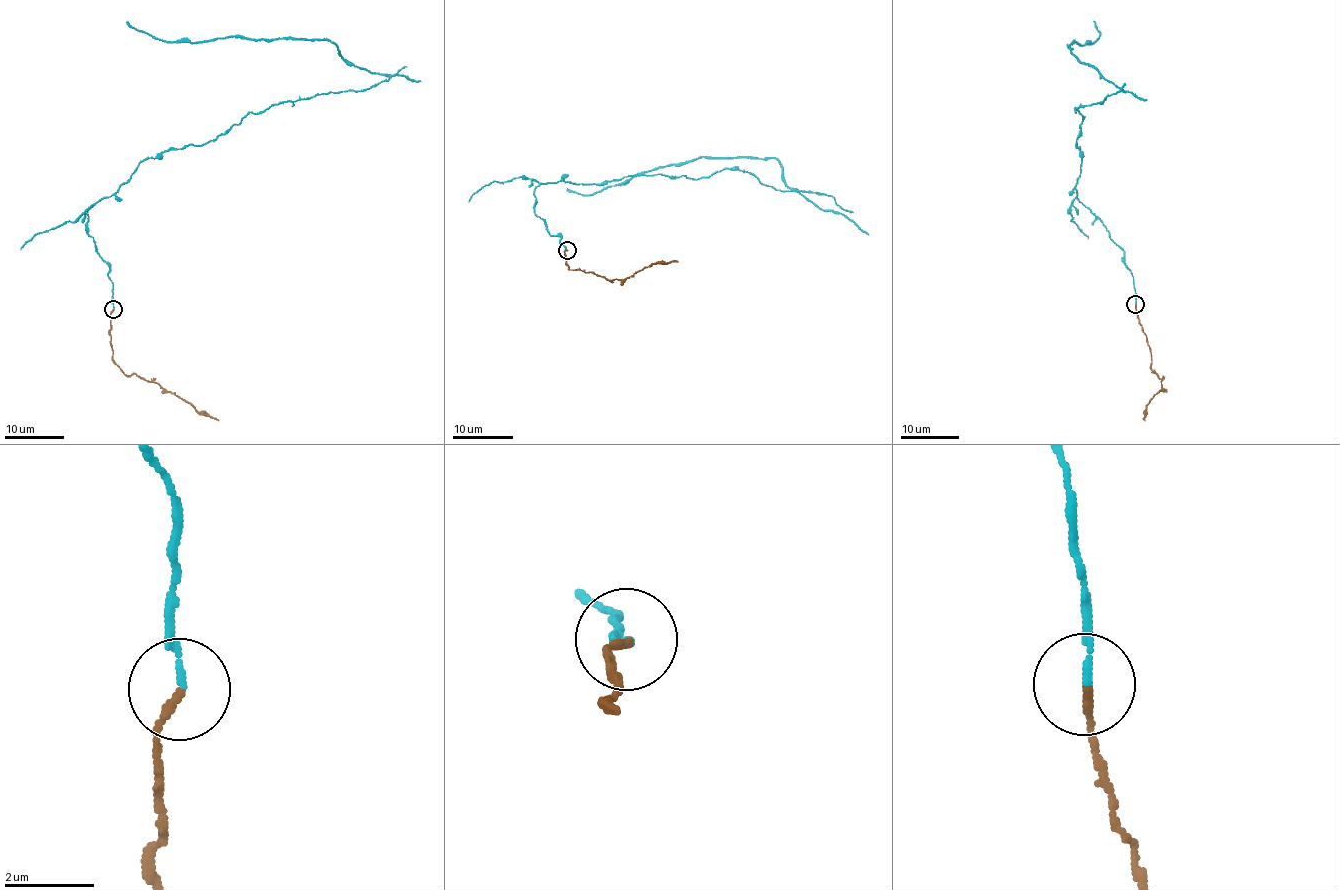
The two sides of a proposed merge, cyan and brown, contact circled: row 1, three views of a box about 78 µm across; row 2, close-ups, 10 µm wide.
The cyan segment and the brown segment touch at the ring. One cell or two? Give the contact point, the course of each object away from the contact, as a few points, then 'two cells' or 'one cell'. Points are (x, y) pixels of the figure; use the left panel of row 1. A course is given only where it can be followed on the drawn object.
at (113, 309); cyan runs (113, 308), (87, 212), (143, 161), (396, 75), (329, 40), (165, 42), (126, 21); brown runs (113, 308), (110, 339), (113, 361), (126, 375), (156, 382), (218, 420); one cell

